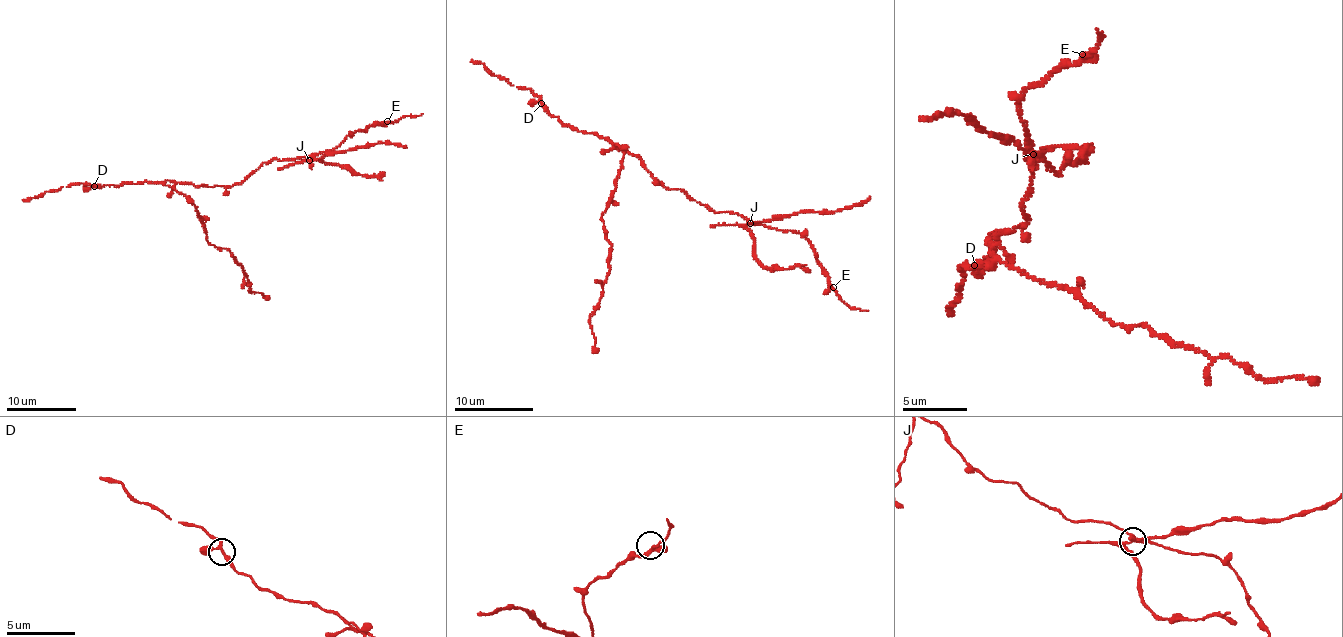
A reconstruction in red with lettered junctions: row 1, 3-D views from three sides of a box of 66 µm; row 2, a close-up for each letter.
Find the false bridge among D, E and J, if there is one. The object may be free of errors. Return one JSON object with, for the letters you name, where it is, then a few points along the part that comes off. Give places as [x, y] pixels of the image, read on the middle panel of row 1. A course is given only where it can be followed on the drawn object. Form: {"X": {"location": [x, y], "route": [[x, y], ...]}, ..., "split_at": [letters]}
{"J": {"location": [750, 223], "route": [[750, 224], [799, 212], [841, 211], [862, 205], [869, 196]]}, "split_at": ["J"]}

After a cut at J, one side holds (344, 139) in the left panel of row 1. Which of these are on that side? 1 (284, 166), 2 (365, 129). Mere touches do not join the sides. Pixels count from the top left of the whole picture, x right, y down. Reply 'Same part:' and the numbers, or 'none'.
Same part: 2

